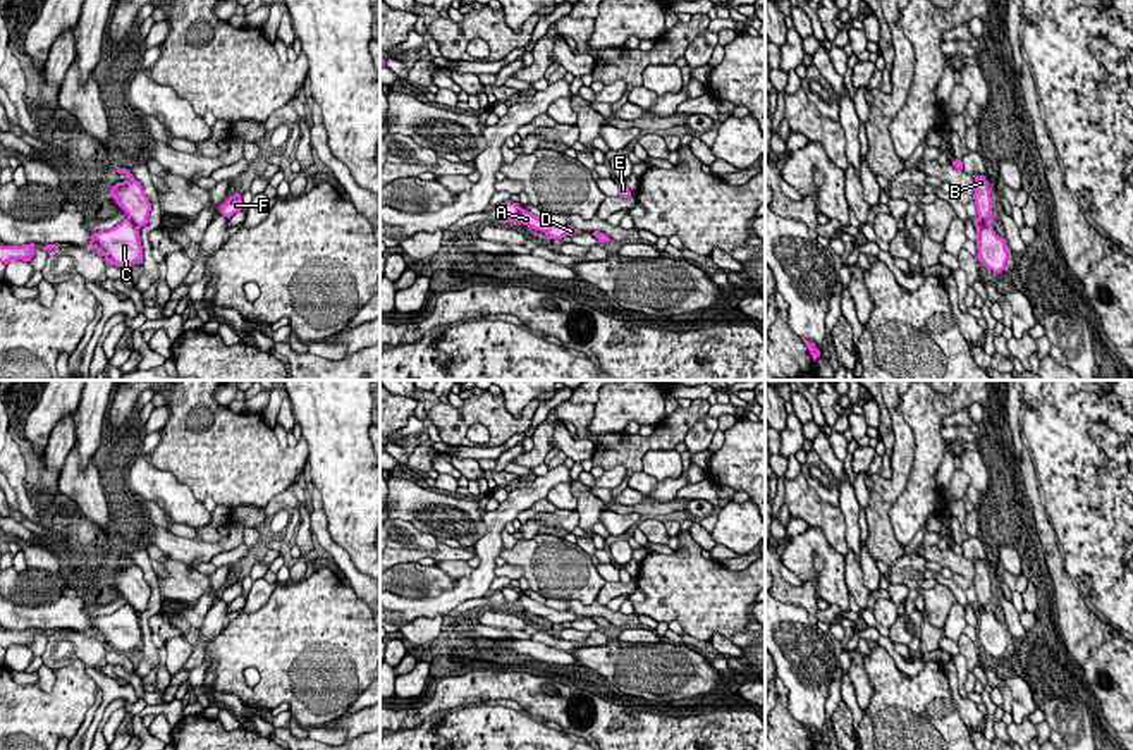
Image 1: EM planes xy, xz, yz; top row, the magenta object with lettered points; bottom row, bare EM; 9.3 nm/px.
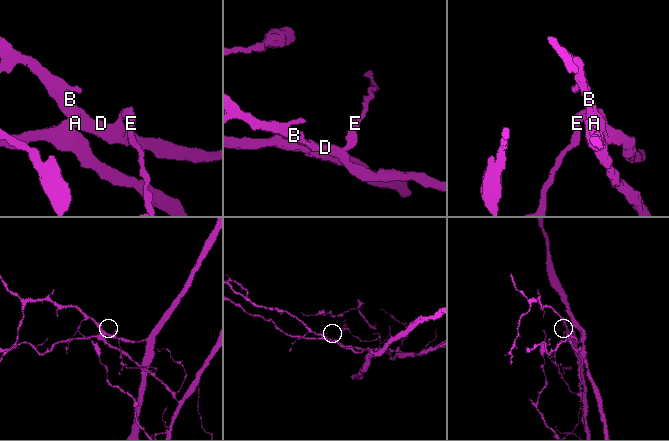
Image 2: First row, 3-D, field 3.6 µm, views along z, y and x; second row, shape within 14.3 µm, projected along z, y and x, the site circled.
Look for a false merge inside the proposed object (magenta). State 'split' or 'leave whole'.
split

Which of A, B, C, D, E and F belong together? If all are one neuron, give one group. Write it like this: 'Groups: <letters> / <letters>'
Groups: A B D E F / C

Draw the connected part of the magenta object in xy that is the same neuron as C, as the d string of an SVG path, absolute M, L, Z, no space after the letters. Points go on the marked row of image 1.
M124 218L108 231L95 232L88 246L101 253L108 263L120 268L143 263L139 231L131 218Z

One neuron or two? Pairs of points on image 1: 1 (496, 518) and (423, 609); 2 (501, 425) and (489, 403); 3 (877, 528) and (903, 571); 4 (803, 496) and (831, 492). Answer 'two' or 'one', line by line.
1: one
2: one
3: two
4: two

